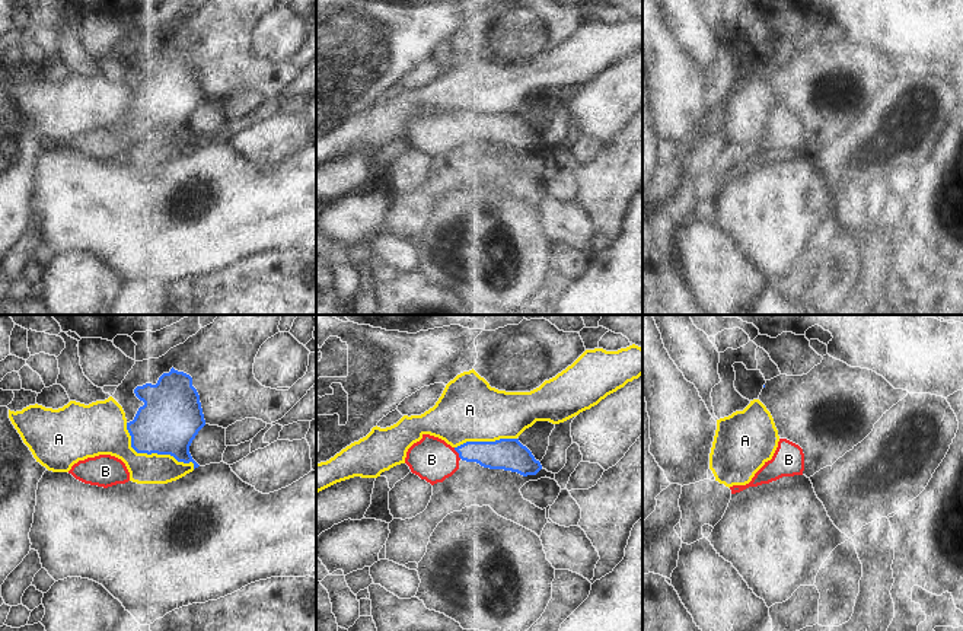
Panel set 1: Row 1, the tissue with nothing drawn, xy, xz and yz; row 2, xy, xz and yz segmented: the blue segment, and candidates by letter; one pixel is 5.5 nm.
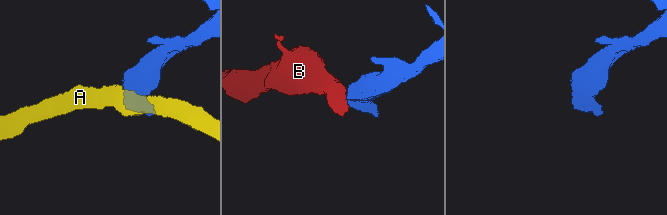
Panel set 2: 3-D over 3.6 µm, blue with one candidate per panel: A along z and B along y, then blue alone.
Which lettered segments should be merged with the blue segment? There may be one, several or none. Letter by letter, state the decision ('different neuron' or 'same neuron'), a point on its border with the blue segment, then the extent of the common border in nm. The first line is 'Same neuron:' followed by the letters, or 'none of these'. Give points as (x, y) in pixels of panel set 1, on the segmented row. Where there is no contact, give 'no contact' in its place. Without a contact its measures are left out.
Same neuron: B
A: different neuron; meets blue in xy at (153, 452); contact 460 nm long
B: same neuron; meets blue in xz at (458, 452); contact 80 nm long

